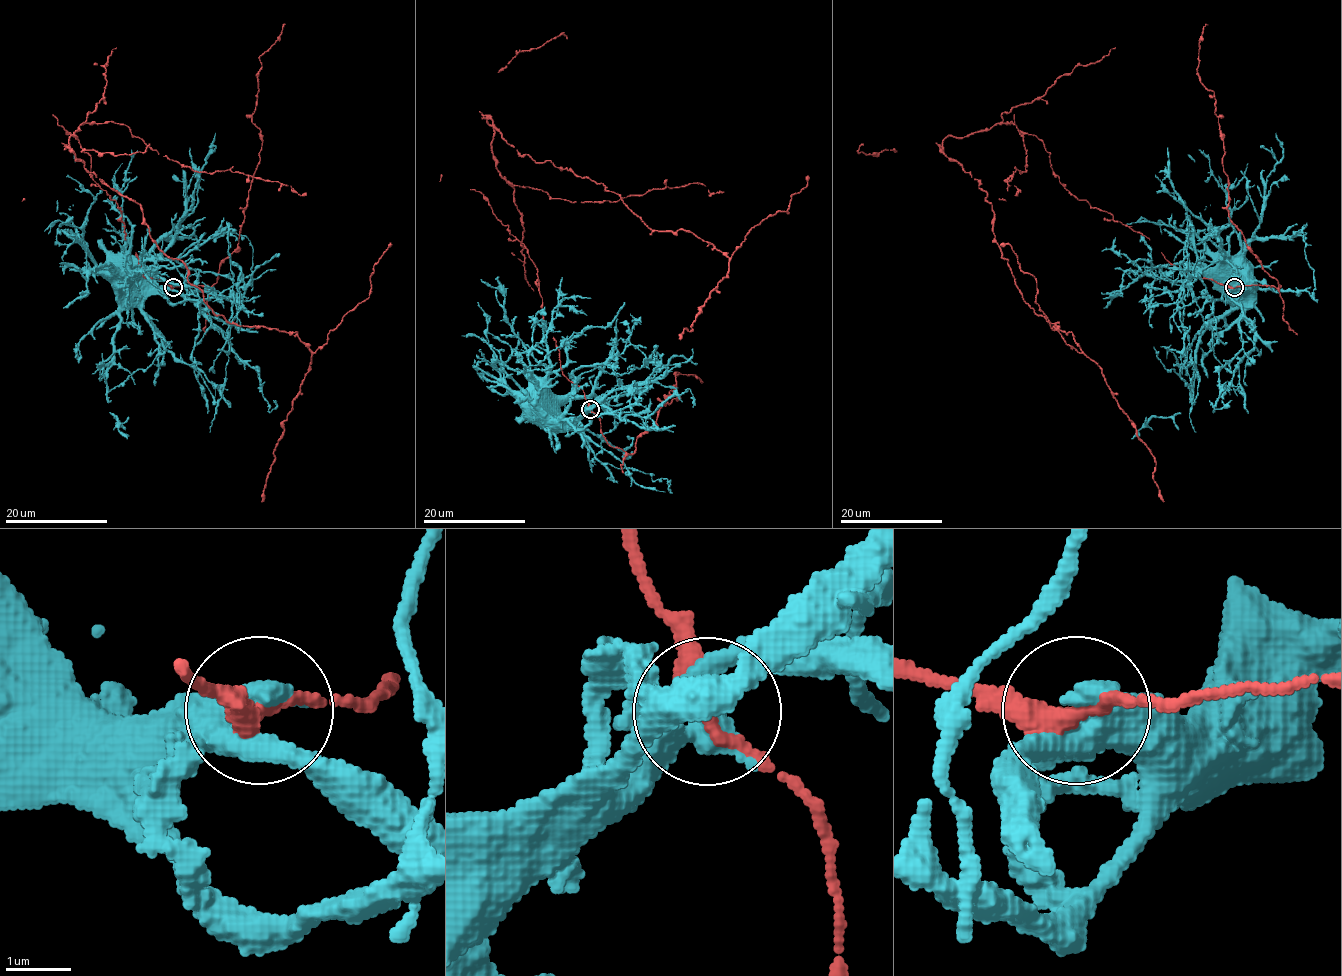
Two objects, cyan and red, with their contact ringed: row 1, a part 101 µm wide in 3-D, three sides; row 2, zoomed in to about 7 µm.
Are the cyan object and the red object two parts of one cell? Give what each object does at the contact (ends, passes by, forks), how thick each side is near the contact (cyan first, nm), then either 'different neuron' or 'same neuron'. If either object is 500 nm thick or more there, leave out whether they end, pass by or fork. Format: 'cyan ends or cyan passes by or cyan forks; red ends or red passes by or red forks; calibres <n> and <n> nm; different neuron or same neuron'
cyan ends; red passes by; calibres 440 and 300 nm; different neuron

